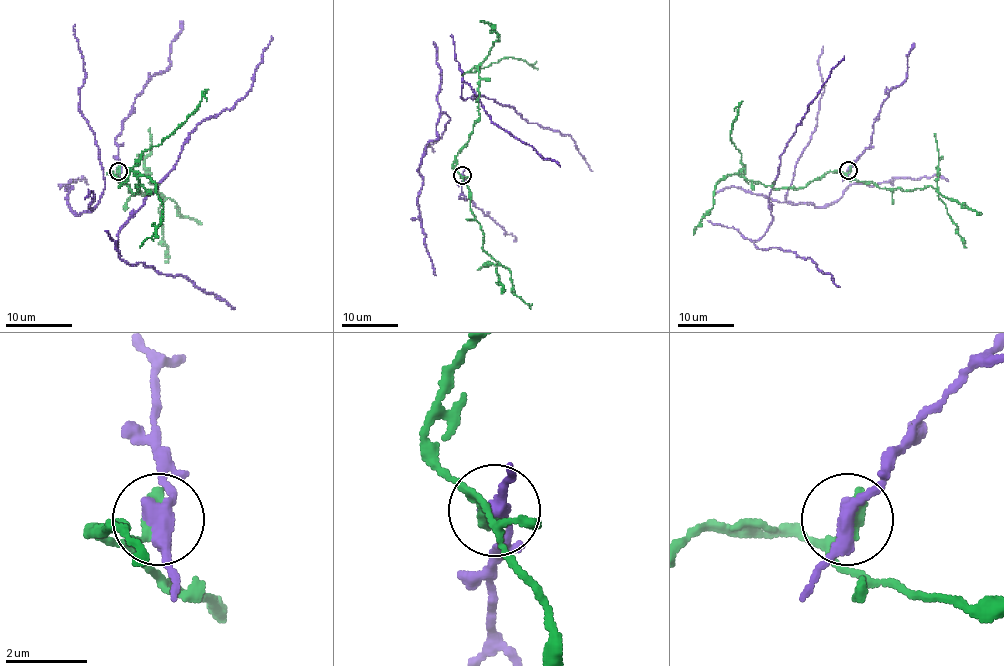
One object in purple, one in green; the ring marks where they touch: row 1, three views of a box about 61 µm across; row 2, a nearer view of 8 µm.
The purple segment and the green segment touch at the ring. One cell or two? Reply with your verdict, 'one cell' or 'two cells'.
two cells

